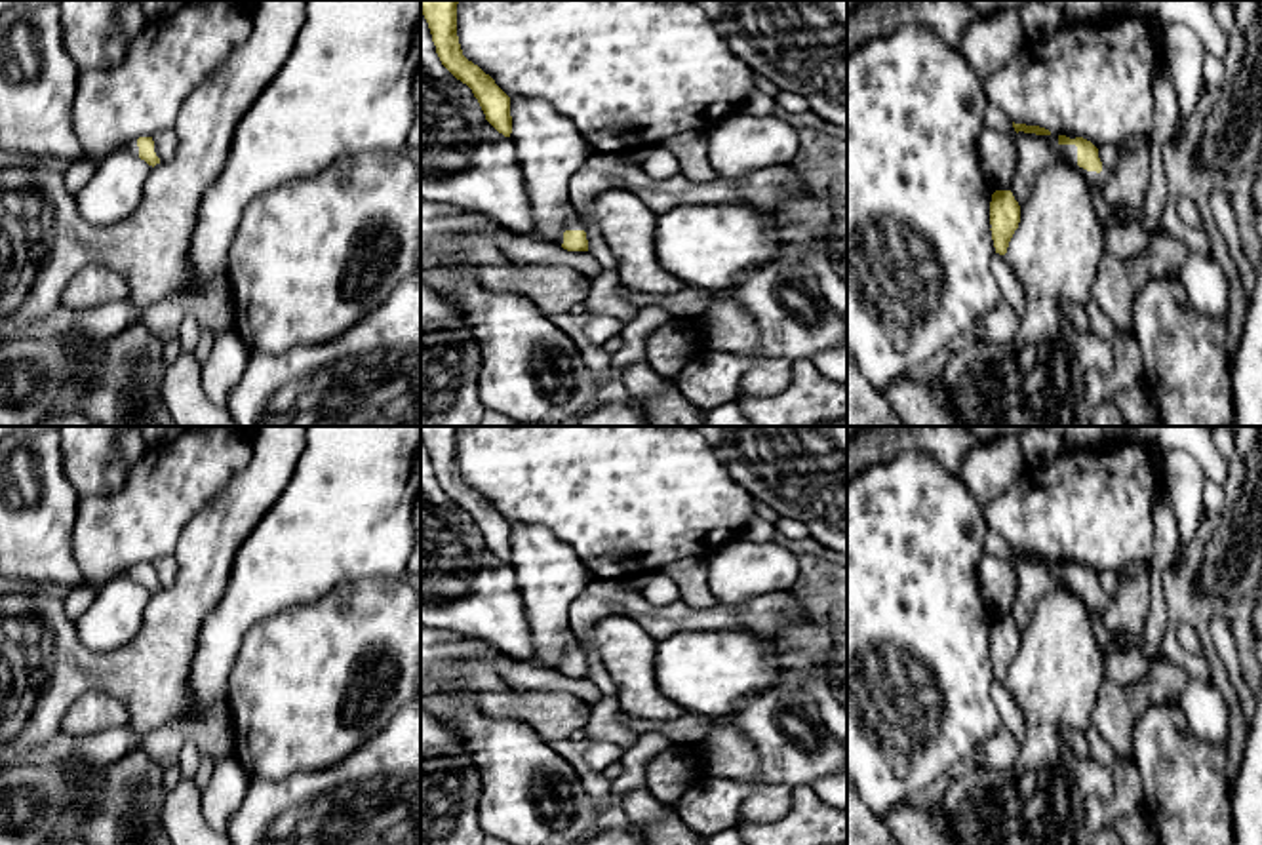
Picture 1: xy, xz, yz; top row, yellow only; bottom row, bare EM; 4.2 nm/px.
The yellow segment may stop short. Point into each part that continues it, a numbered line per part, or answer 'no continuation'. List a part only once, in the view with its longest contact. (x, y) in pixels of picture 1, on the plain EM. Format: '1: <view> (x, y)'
1: yz (1068, 579)

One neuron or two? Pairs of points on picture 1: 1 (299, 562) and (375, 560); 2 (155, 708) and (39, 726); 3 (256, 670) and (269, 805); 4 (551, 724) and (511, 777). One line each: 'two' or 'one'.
1: one
2: one
3: two
4: two

